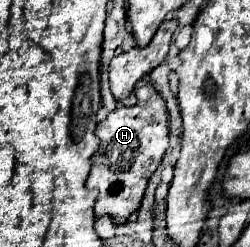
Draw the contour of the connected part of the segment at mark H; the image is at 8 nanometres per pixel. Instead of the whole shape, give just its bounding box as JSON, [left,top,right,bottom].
[86,80,168,224]

